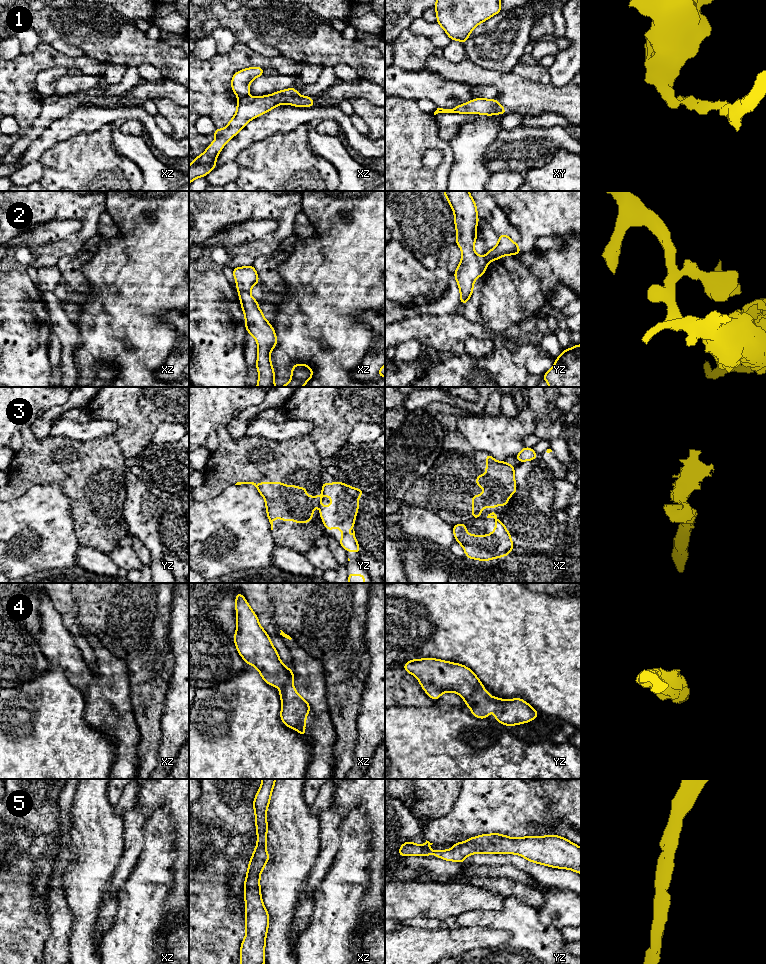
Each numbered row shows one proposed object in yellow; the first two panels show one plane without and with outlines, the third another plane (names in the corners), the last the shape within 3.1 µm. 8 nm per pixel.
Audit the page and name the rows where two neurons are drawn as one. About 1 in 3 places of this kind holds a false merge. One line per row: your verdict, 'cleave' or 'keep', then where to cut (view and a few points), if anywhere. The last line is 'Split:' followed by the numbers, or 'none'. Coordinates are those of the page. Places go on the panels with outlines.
1: cleave | xz (247, 95), (239, 98)
2: cleave | xz (249, 291), (240, 291), (238, 293)
3: cleave | yz (319, 502), (320, 506)
4: keep | no cut
5: keep | no cut
Split: 1, 2, 3

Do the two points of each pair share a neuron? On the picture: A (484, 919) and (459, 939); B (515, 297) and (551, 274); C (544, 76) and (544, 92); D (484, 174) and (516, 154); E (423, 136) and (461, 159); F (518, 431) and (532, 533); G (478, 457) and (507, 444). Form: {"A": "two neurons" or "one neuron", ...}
{"A": "two neurons", "B": "one neuron", "C": "two neurons", "D": "two neurons", "E": "two neurons", "F": "two neurons", "G": "two neurons"}

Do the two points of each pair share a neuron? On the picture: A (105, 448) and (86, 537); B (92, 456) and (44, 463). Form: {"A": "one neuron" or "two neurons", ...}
{"A": "one neuron", "B": "one neuron"}

